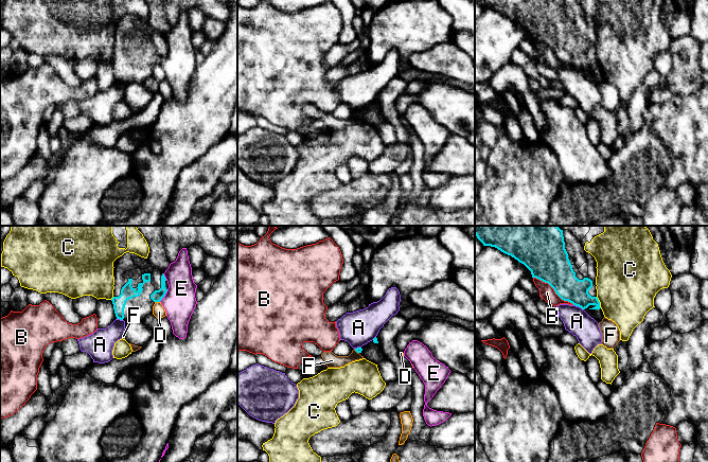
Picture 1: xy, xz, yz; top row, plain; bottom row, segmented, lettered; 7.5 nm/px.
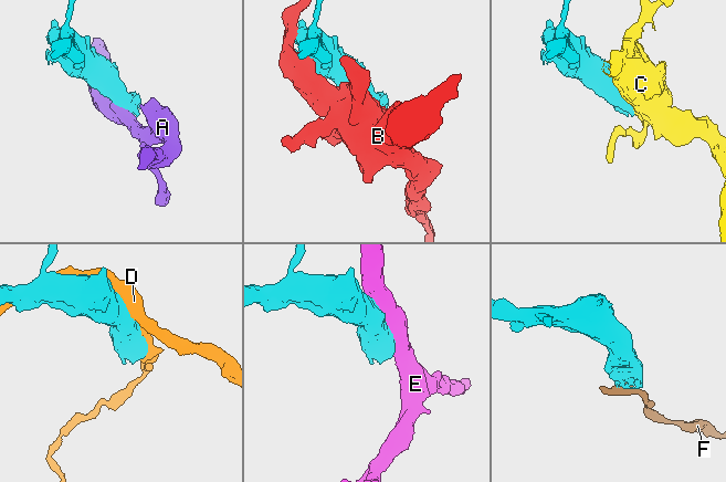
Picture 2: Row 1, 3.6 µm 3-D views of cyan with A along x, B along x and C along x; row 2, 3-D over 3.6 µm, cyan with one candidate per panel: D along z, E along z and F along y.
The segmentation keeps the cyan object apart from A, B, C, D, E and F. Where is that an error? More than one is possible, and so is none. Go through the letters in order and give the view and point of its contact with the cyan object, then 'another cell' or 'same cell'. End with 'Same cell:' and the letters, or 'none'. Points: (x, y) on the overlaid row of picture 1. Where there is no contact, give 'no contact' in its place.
A: yz (579, 306) | another cell
B: yz (554, 290) | another cell
C: yz (599, 302) | another cell
D: xy (157, 301) | another cell
E: xy (164, 295) | another cell
F: xz (356, 351) | another cell
Same cell: none

